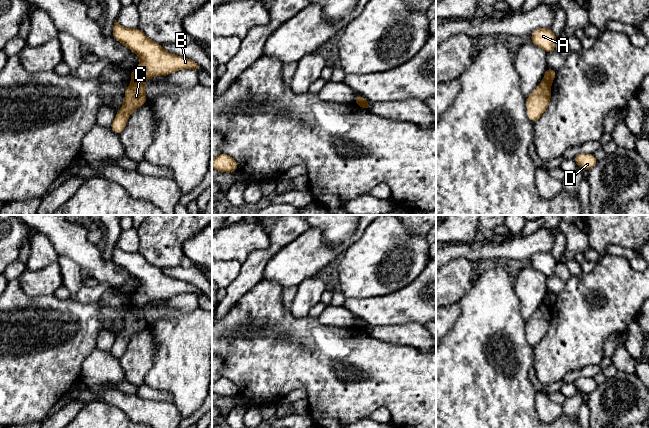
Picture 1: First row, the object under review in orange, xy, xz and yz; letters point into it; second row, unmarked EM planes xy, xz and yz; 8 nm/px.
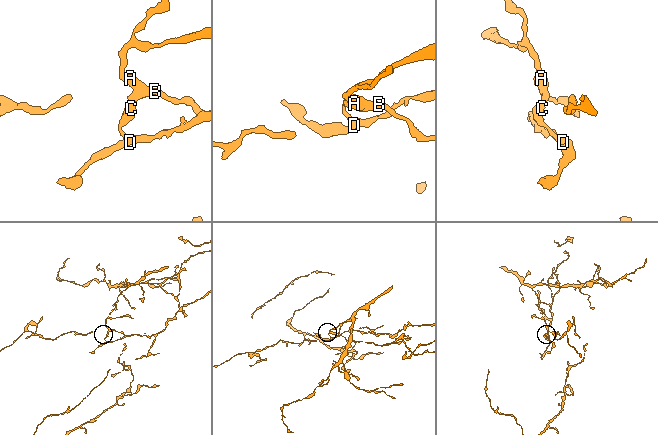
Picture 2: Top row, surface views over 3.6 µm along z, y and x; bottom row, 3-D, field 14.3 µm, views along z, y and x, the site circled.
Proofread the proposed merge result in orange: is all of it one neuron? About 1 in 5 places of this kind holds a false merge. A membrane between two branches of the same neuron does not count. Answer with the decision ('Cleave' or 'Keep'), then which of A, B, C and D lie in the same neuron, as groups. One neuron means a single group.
Cleave. Groups: A B / C D

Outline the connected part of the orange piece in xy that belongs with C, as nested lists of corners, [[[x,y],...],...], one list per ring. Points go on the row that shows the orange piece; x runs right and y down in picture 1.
[[[131,82],[125,90],[125,99],[122,108],[116,113],[111,129],[115,134],[121,134],[127,125],[129,115],[138,107],[147,103],[145,85]]]

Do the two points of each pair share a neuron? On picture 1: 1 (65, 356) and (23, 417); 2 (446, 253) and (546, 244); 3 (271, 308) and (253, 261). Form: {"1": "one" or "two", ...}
{"1": "one", "2": "one", "3": "two"}

